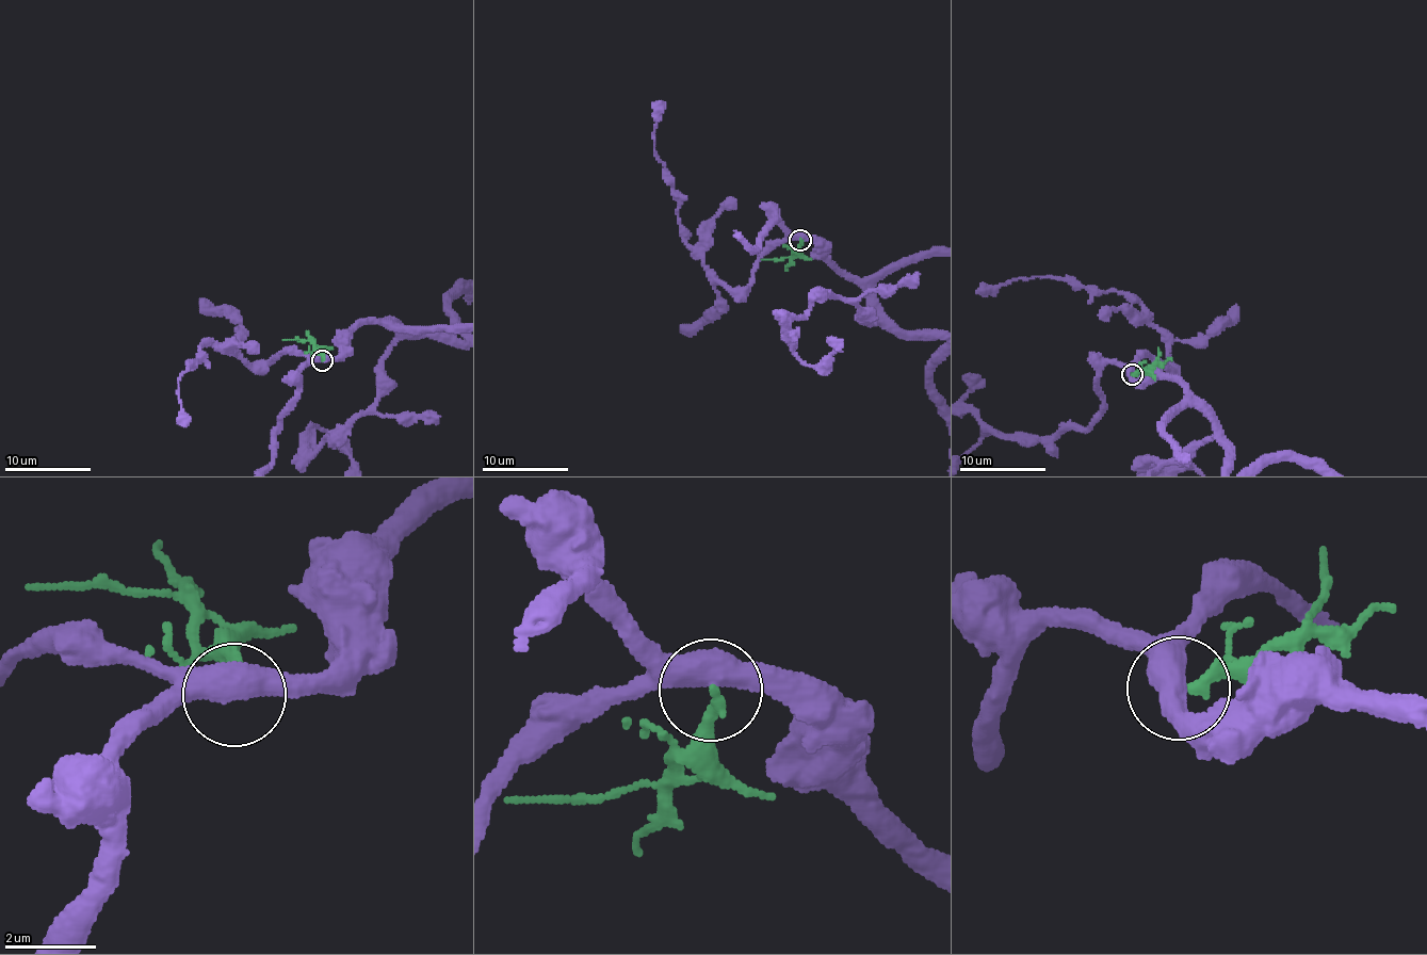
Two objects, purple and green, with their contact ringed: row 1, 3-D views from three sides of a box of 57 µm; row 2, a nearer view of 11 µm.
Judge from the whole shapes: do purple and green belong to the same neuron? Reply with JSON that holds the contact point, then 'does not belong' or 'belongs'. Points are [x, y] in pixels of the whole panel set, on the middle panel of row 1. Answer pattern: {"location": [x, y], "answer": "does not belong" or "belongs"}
{"location": [799, 240], "answer": "does not belong"}

